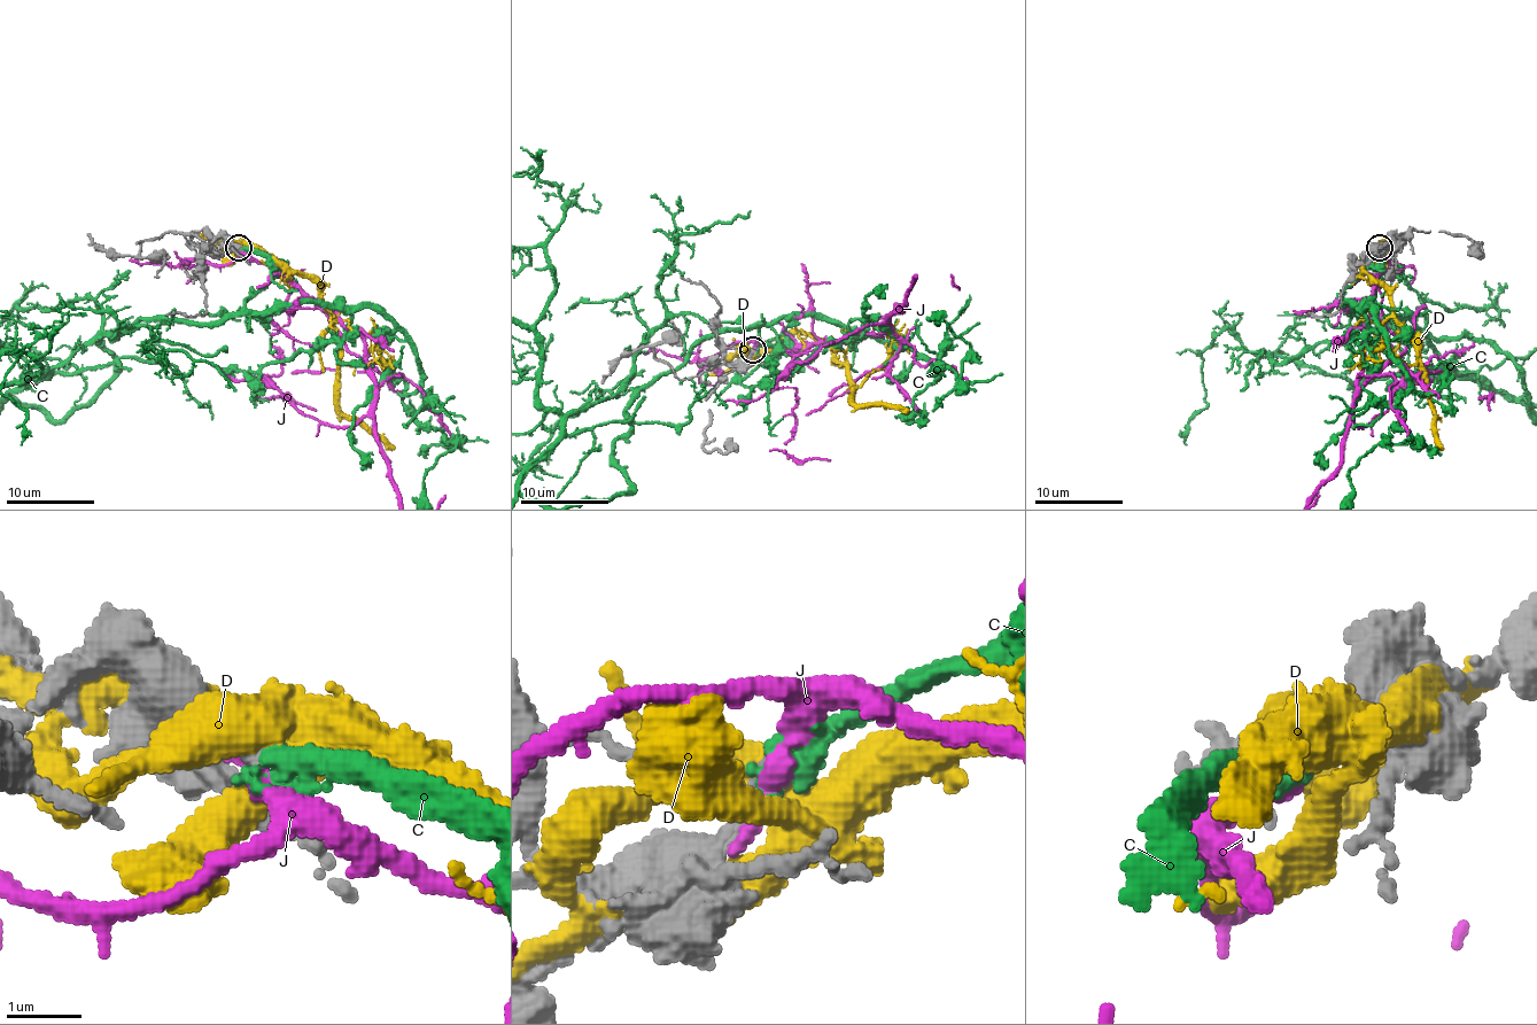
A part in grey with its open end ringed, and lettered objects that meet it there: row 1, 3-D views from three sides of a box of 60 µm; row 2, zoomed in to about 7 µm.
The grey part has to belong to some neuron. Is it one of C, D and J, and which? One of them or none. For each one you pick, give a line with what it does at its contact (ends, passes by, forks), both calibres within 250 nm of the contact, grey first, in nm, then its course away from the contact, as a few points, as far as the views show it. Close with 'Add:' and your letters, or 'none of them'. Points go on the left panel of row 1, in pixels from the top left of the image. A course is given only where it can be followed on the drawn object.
C: it ends; calibres 360 and 280 nm
Add: C

